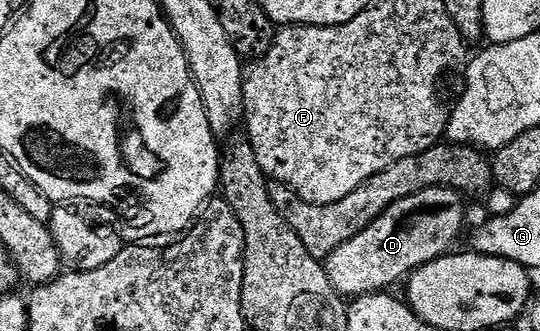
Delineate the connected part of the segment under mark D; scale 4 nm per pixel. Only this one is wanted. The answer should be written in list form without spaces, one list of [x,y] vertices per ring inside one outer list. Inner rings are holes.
[[[427,189],[406,199],[398,199],[398,203],[386,207],[386,211],[382,211],[382,215],[378,215],[378,219],[366,227],[366,231],[358,231],[350,243],[342,243],[342,247],[338,247],[338,251],[326,259],[330,283],[345,299],[367,297],[370,293],[391,290],[395,281],[403,282],[416,269],[445,256],[455,246],[452,244],[464,225],[464,201],[465,198],[452,189]]]

